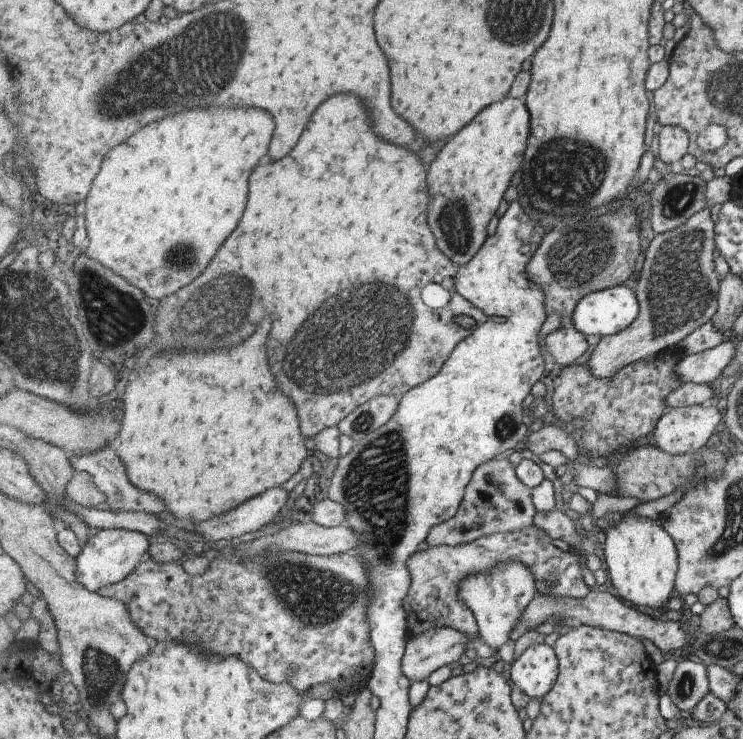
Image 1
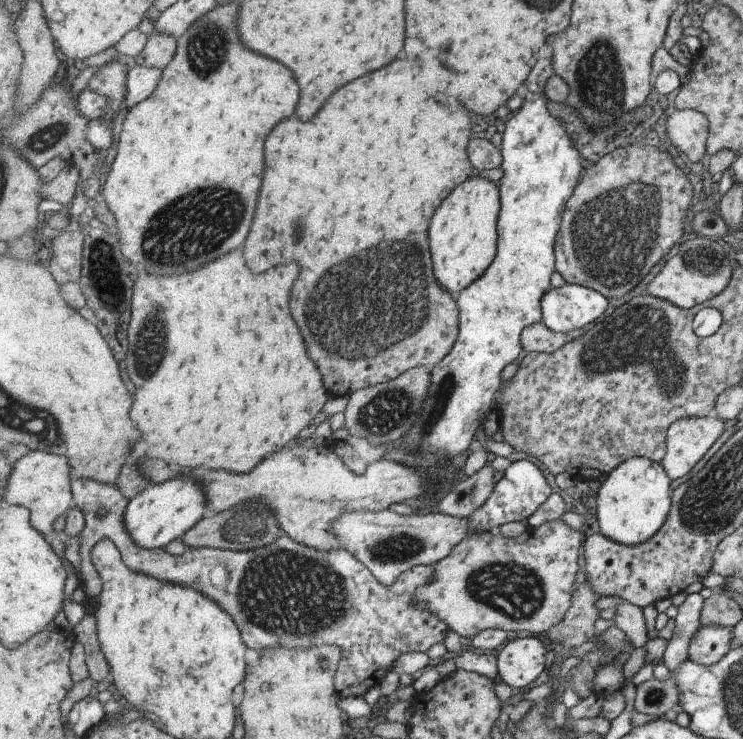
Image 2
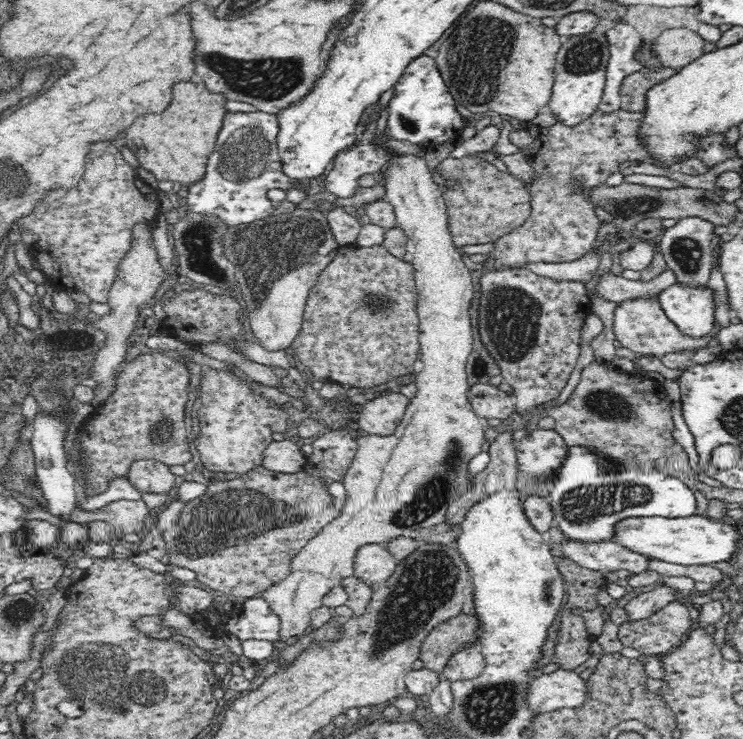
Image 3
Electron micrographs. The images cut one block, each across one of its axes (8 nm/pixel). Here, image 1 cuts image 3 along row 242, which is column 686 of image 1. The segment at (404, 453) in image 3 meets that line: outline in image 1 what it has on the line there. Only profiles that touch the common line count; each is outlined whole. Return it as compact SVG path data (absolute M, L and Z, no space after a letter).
M715 403L669 409L655 427L654 442L661 450L672 455L695 454L713 442L713 434L719 430L721 420L723 412L717 410Z

